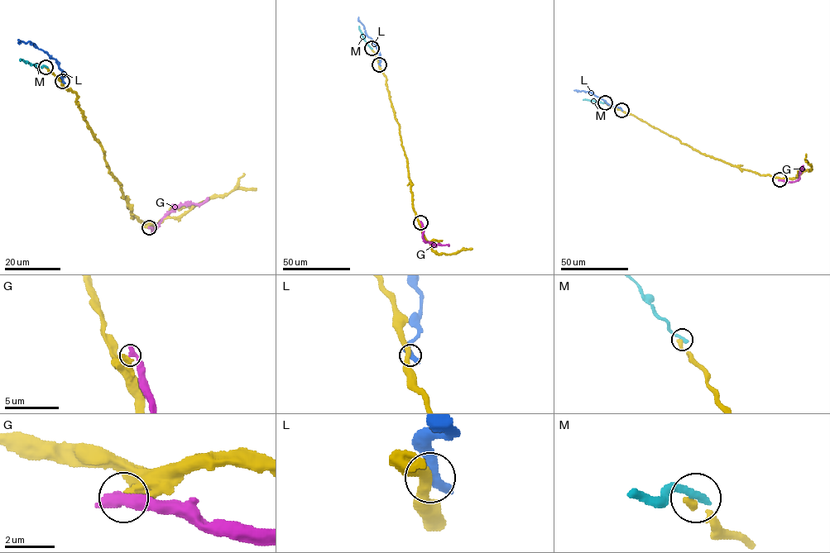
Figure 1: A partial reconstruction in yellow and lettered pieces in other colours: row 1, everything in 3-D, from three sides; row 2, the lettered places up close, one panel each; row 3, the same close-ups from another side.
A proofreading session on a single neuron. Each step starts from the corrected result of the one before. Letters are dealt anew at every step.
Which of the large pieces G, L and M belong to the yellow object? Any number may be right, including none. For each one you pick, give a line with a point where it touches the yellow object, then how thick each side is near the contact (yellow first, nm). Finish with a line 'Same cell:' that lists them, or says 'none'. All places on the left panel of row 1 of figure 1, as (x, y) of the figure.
Same cell: none

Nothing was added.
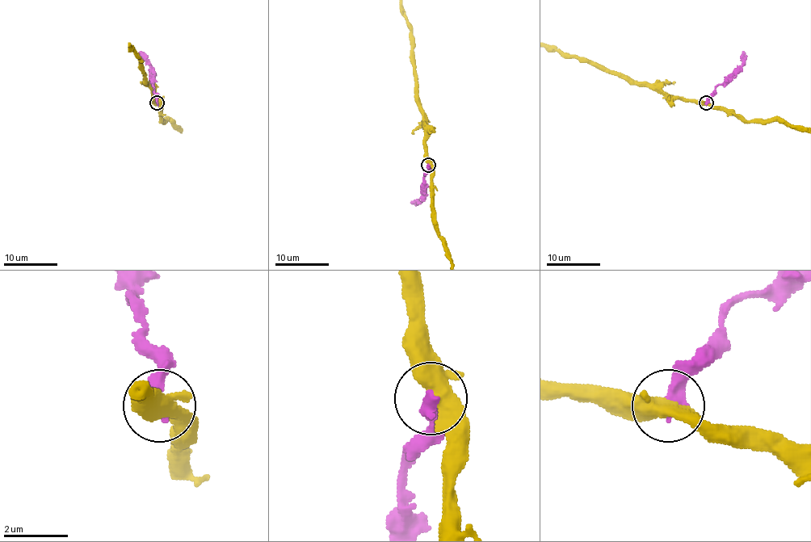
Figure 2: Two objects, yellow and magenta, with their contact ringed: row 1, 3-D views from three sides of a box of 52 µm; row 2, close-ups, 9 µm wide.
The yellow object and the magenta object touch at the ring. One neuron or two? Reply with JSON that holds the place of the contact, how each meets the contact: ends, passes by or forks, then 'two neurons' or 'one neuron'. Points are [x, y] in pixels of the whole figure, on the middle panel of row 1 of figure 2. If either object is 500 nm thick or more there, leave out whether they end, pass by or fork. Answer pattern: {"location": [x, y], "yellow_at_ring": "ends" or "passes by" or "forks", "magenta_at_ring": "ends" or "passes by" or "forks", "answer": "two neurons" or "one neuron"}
{"location": [428, 165], "yellow_at_ring": "forks", "magenta_at_ring": "ends", "answer": "two neurons"}

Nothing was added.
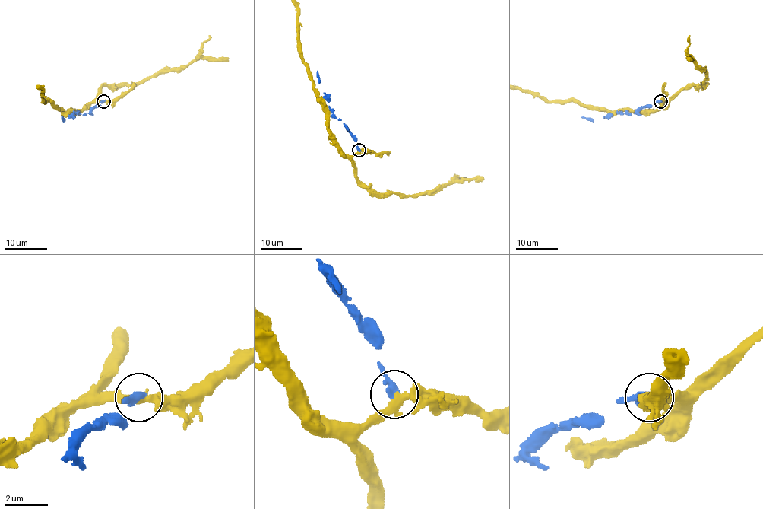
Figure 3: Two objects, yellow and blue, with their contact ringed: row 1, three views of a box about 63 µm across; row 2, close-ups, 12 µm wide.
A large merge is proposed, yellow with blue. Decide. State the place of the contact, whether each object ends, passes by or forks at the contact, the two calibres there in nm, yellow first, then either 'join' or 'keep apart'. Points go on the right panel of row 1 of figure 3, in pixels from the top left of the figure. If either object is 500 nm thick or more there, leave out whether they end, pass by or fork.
place (660, 101); yellow passes by; blue ends; calibres 300 and 400 nm; keep apart

